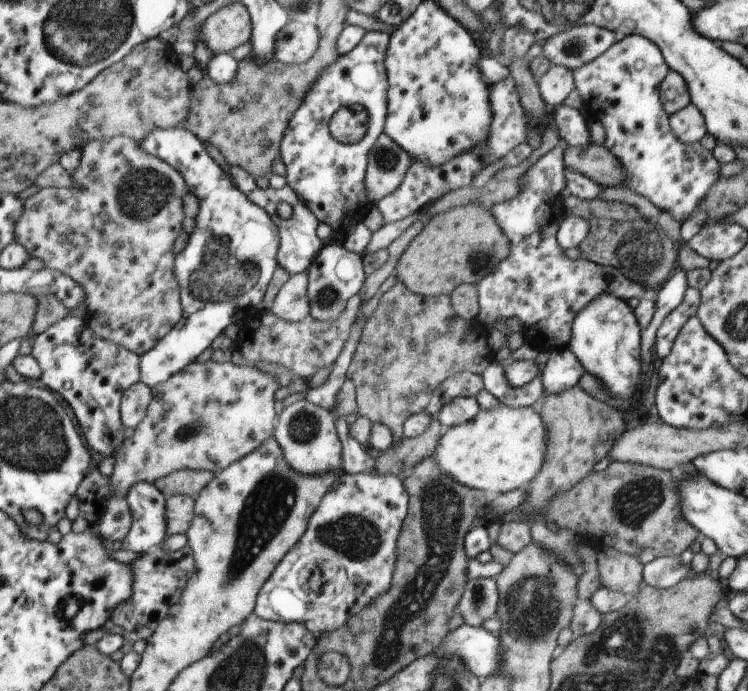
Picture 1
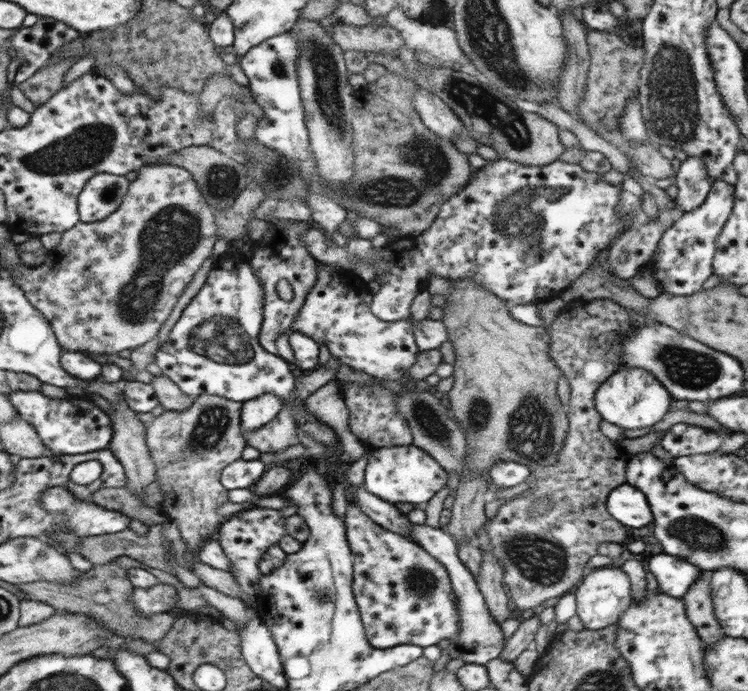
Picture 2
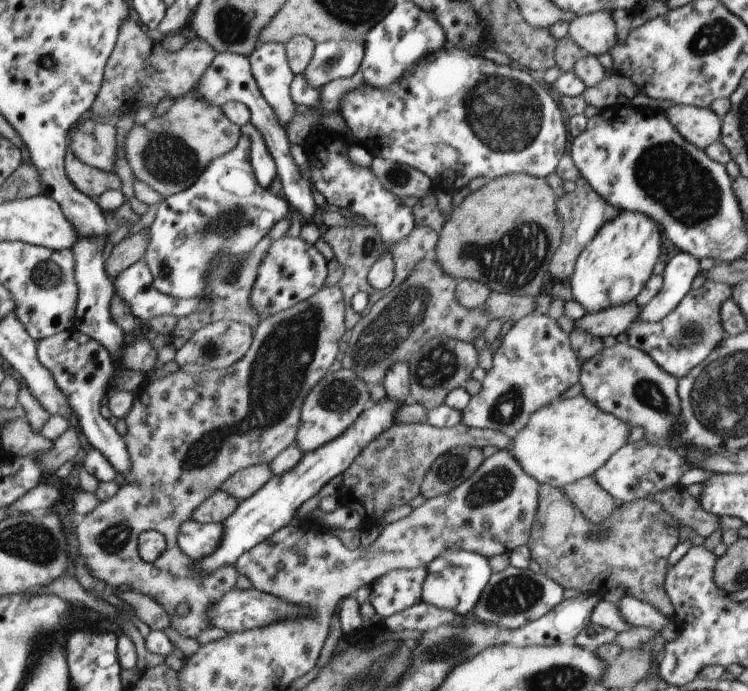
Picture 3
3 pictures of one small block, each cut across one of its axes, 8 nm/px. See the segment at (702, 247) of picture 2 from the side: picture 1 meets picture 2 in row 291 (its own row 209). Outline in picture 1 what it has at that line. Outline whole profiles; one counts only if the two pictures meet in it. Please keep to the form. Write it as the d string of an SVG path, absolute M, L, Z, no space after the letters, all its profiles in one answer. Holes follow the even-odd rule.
M626 35L615 42L604 54L597 56L592 62L572 70L574 84L584 99L590 120L600 121L606 131L605 144L620 162L624 170L626 187L648 198L660 211L668 212L674 220L684 223L698 211L700 202L704 200L708 190L716 184L721 176L720 162L714 158L712 151L706 150L699 142L684 144L672 132L669 114L660 102L660 82L668 74L669 68L659 46L642 35Z

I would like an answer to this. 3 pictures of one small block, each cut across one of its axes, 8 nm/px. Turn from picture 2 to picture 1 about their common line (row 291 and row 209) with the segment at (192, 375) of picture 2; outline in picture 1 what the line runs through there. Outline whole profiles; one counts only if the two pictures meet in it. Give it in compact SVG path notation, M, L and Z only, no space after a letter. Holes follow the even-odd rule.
M160 128L139 144L148 154L176 167L199 204L188 246L176 256L174 264L182 318L159 340L160 346L156 346L156 350L142 354L142 381L153 387L186 369L230 324L258 314L259 304L279 265L279 230L264 209L250 202L234 186L226 172L208 155L205 144L191 130Z

